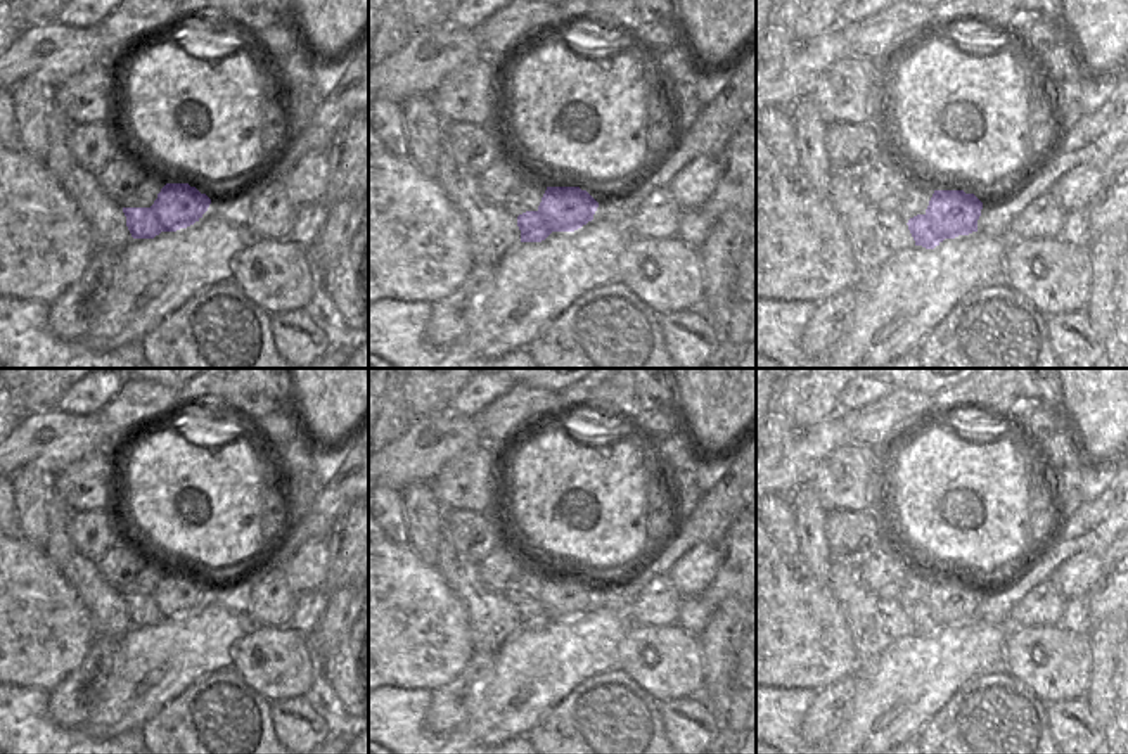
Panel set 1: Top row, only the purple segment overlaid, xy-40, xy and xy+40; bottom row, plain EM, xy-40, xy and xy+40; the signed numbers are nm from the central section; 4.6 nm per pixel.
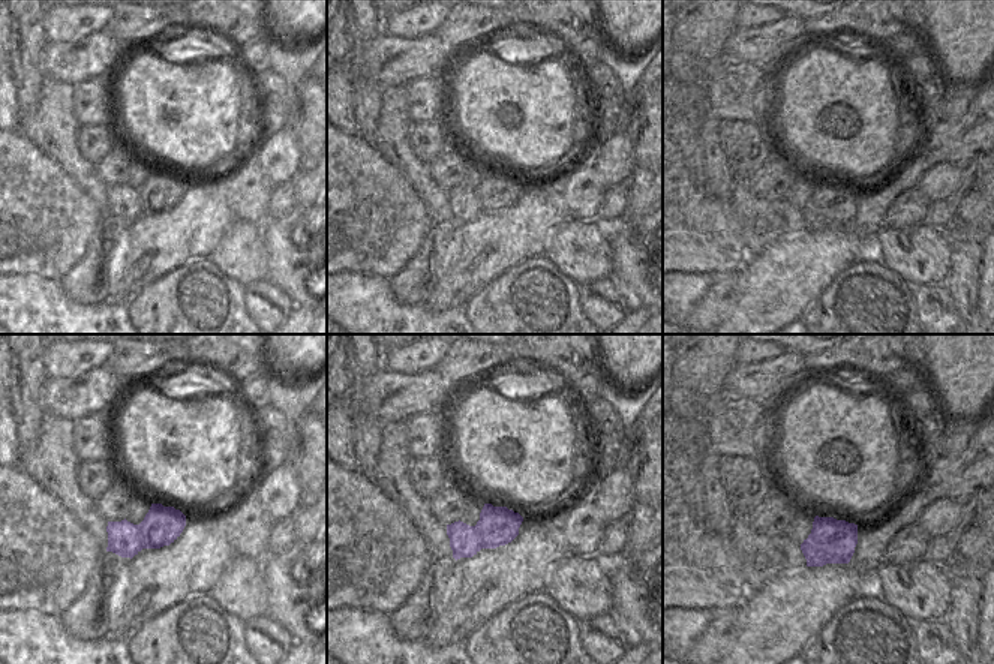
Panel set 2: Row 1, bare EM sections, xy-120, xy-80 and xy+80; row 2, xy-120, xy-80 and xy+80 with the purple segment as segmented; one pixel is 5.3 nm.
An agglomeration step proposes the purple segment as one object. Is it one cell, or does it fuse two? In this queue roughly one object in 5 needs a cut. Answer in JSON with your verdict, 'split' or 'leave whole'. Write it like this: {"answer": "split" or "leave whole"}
{"answer": "split"}

